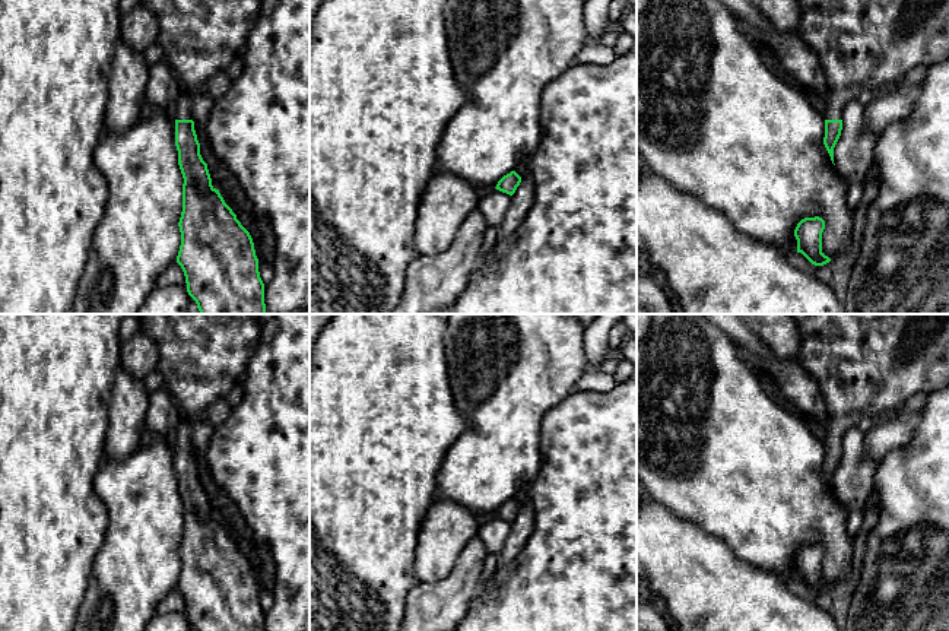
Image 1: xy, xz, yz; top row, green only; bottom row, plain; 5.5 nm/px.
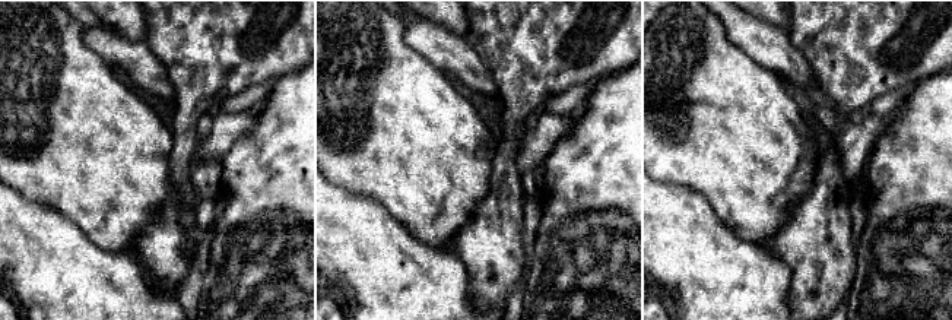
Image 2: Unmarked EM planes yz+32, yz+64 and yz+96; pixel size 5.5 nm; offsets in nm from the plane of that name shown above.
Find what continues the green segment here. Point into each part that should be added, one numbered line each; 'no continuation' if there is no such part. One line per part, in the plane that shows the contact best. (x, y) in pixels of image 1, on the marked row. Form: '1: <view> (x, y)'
1: xy (200, 38)

